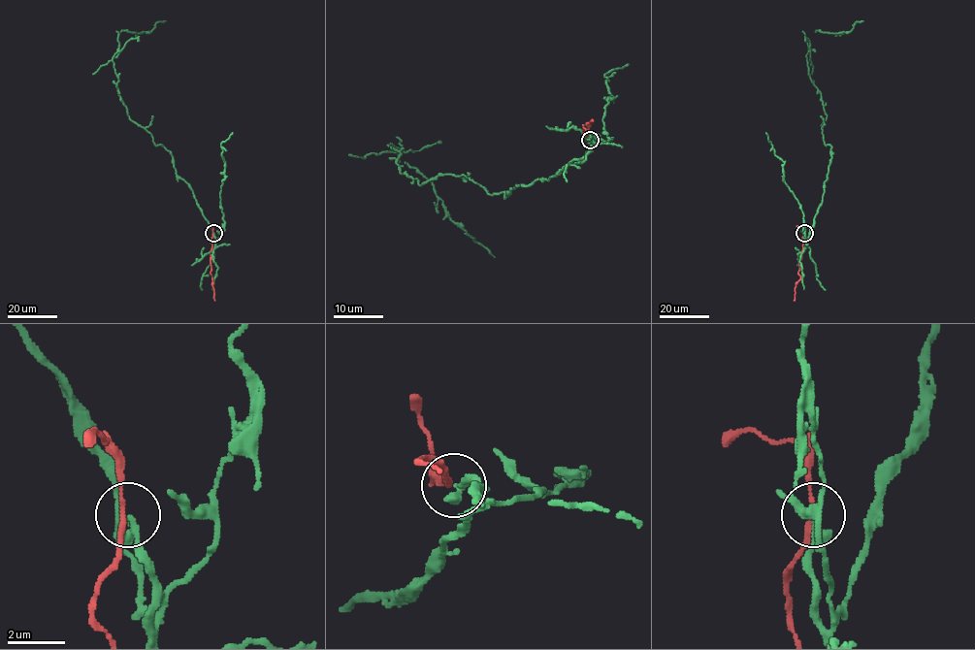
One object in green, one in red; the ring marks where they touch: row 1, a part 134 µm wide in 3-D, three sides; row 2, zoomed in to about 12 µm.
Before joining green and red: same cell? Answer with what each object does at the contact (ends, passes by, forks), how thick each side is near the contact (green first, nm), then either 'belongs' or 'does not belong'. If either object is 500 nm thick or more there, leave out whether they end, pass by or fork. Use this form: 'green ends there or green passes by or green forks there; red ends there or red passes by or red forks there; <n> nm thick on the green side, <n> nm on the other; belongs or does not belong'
green ends there; red passes by; 240 nm thick on the green side, 160 nm on the other; does not belong

